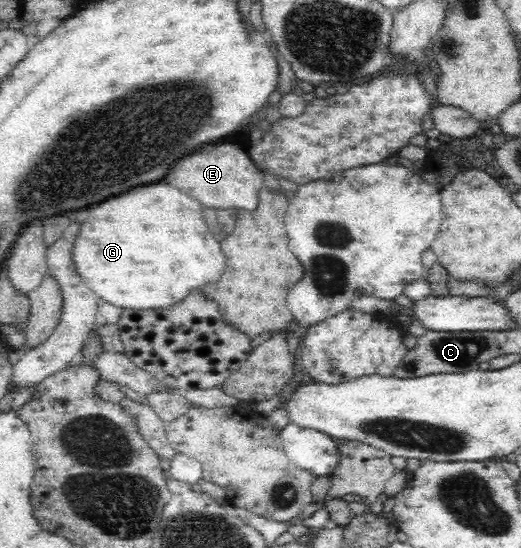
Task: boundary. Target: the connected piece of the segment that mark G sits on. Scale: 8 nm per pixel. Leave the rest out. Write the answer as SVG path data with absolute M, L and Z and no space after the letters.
M165 183L143 185L119 199L97 203L91 207L89 216L80 225L73 245L72 260L77 274L100 300L121 309L146 310L179 303L191 290L215 283L225 271L226 257L221 245L209 237L207 225L201 217L203 205L197 199Z

